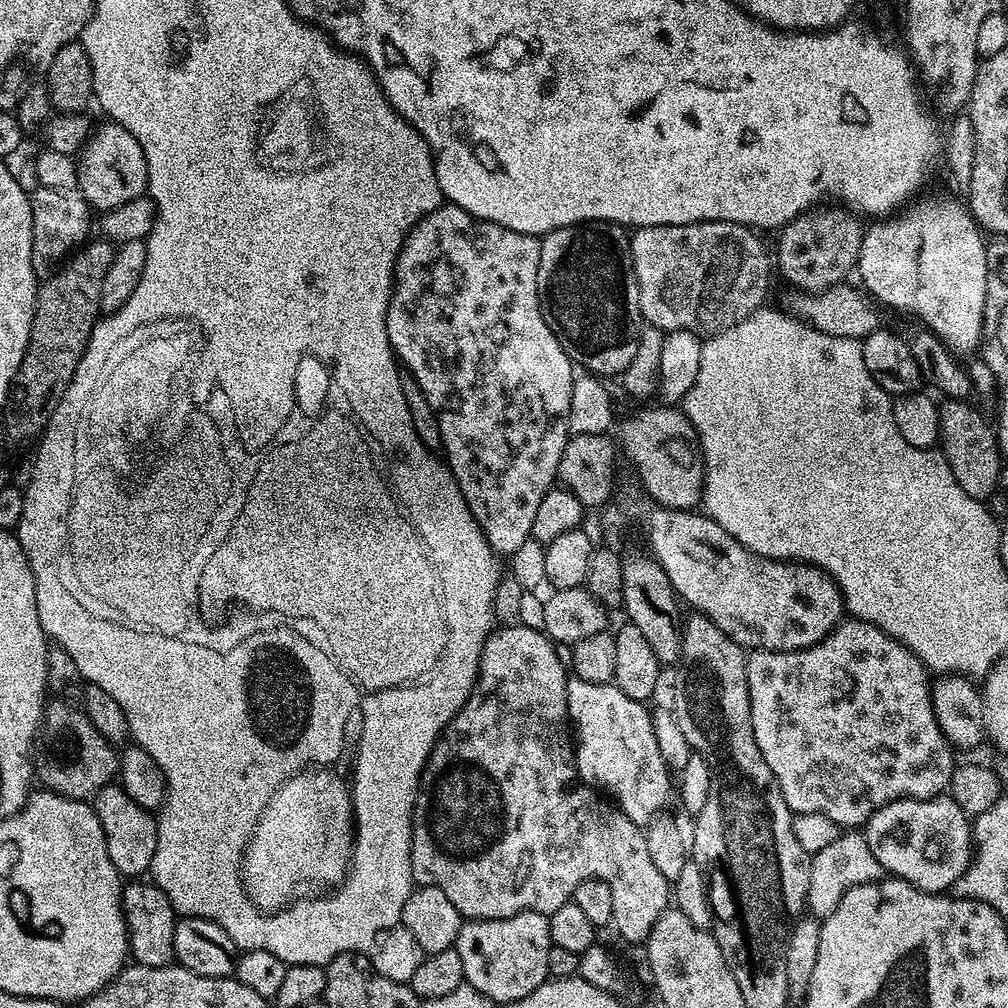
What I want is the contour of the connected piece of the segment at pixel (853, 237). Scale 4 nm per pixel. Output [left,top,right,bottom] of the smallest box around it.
[774,207,865,292]

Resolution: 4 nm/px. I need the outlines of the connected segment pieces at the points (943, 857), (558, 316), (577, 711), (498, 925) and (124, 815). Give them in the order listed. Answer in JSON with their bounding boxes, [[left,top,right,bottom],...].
[[862,794,974,893],[538,220,646,378],[566,675,674,826],[454,912,552,1006],[94,782,158,878]]

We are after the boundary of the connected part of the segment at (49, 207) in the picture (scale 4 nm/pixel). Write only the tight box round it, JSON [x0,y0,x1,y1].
[29,187,90,281]

